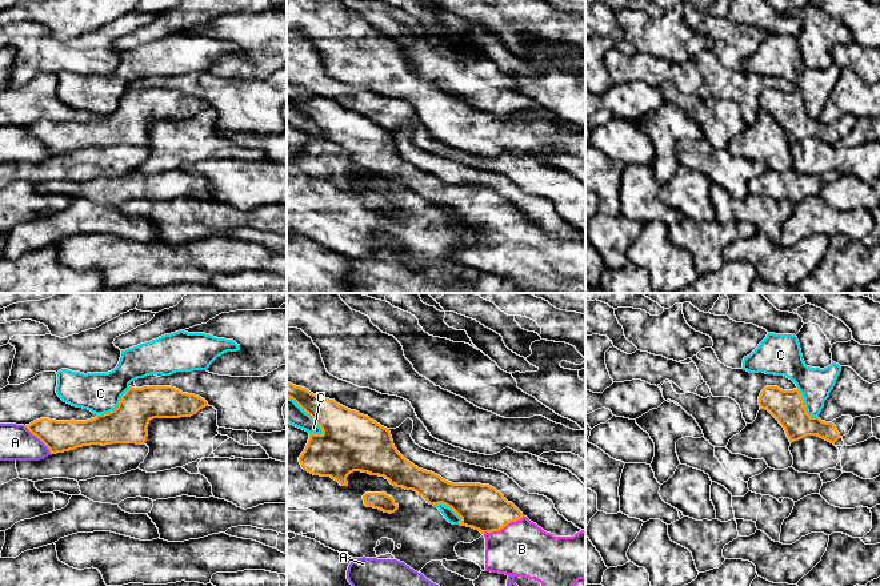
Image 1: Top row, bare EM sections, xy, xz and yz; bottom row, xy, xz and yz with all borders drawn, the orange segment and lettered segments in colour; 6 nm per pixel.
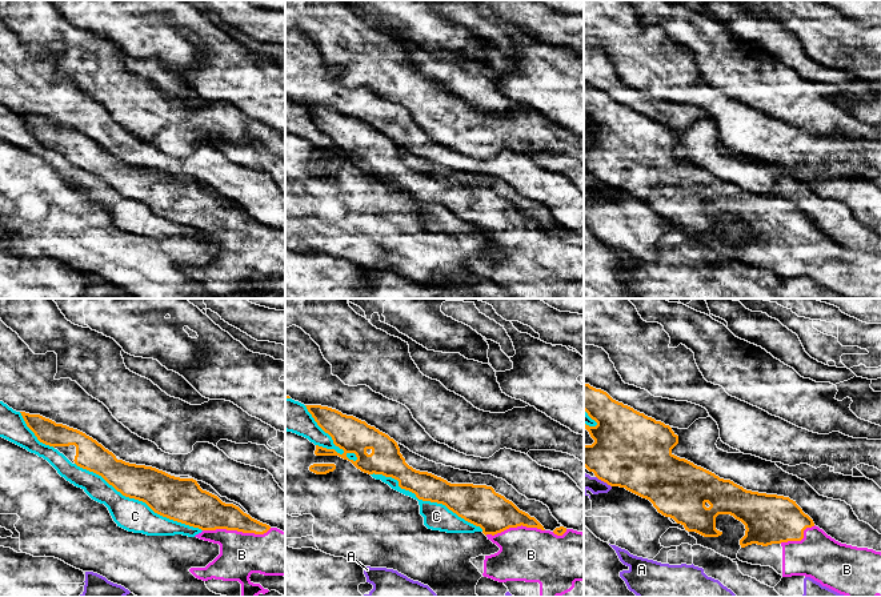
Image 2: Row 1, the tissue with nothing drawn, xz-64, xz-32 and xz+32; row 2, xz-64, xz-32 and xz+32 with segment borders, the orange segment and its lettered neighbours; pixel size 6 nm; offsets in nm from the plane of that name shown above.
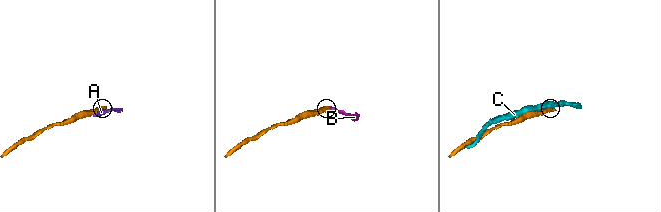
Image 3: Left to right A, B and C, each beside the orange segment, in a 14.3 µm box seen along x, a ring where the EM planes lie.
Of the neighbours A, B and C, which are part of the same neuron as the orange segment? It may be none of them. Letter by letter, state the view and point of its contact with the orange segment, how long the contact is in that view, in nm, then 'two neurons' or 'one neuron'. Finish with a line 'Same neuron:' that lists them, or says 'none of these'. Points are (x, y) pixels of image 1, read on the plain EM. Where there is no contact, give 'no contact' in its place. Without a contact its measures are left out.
A: contact xy (39, 140); length 240 nm; two neurons
B: contact xz (503, 229); length 260 nm; one neuron
C: contact xz (308, 115); length 320 nm; two neurons
Same neuron: B

